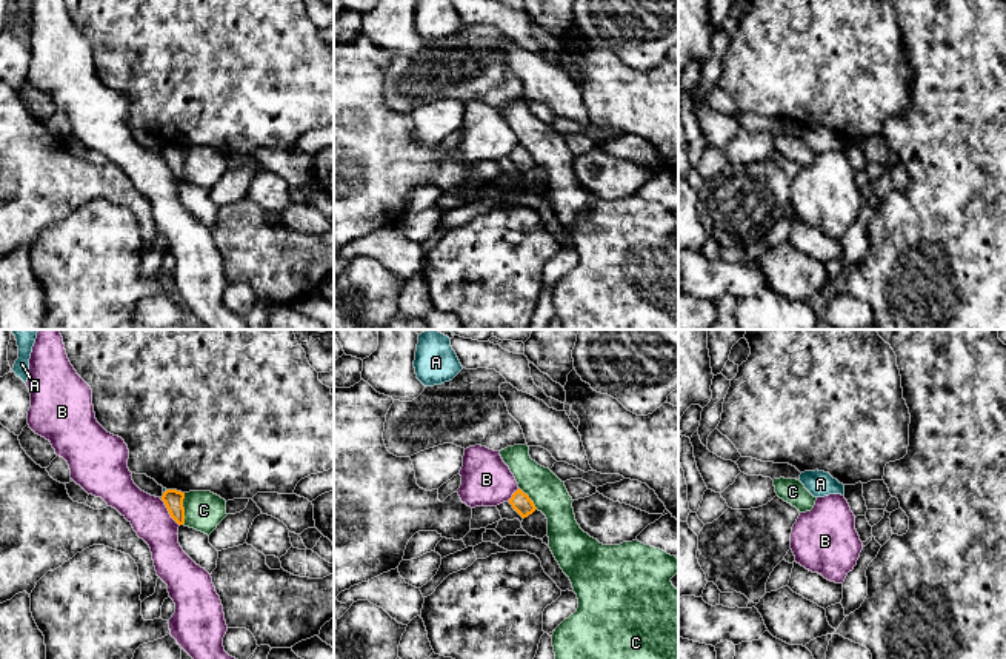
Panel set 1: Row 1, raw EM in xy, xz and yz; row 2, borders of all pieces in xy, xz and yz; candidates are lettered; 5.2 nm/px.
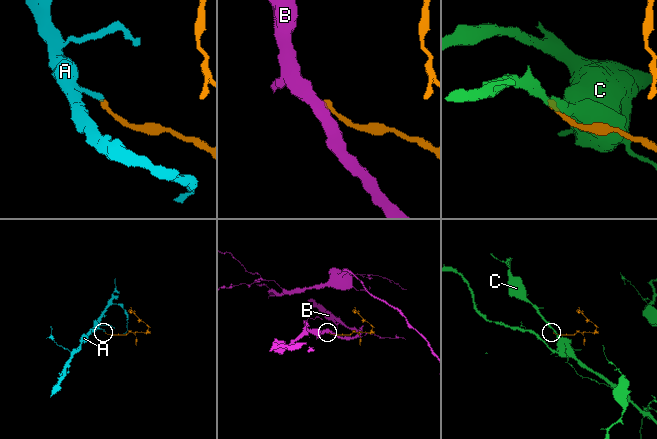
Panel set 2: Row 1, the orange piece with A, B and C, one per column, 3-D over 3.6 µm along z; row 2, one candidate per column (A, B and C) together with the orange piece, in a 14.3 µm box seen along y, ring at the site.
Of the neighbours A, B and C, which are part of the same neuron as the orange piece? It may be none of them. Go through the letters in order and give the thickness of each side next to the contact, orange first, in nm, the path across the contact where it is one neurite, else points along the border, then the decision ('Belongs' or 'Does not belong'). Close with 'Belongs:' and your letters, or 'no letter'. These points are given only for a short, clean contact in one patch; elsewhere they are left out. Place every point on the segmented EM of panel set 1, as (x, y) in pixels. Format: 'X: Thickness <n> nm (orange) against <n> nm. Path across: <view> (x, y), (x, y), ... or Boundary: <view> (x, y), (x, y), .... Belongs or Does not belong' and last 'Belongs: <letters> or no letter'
A: Thickness 100 nm (orange) against 20 nm. Boundary: xy (166, 490), (163, 493). Does not belong
B: Thickness 100 nm (orange) against 200 nm. Boundary: xy (160, 499), (179, 525). Does not belong
C: Thickness 100 nm (orange) against 200 nm. Boundary: xy (185, 493), (182, 524). Does not belong
Belongs: no letter

